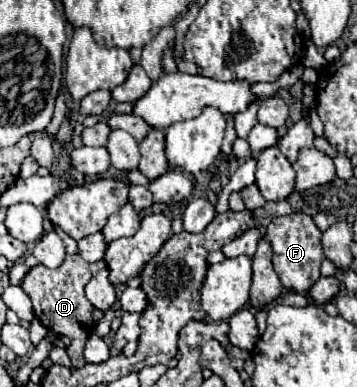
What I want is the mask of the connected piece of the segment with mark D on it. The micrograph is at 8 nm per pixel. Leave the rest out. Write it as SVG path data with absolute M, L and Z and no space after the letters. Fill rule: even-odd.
M67 255L65 261L57 269L47 269L45 265L37 265L29 269L27 277L23 279L21 287L23 291L31 297L33 301L33 313L35 317L55 335L59 337L69 337L71 343L67 347L67 353L72 363L72 367L79 369L86 364L83 357L85 341L89 339L91 331L95 329L93 321L93 305L85 297L85 285L87 281L99 271L99 267L105 267L103 261L99 263L87 263L79 255Z

